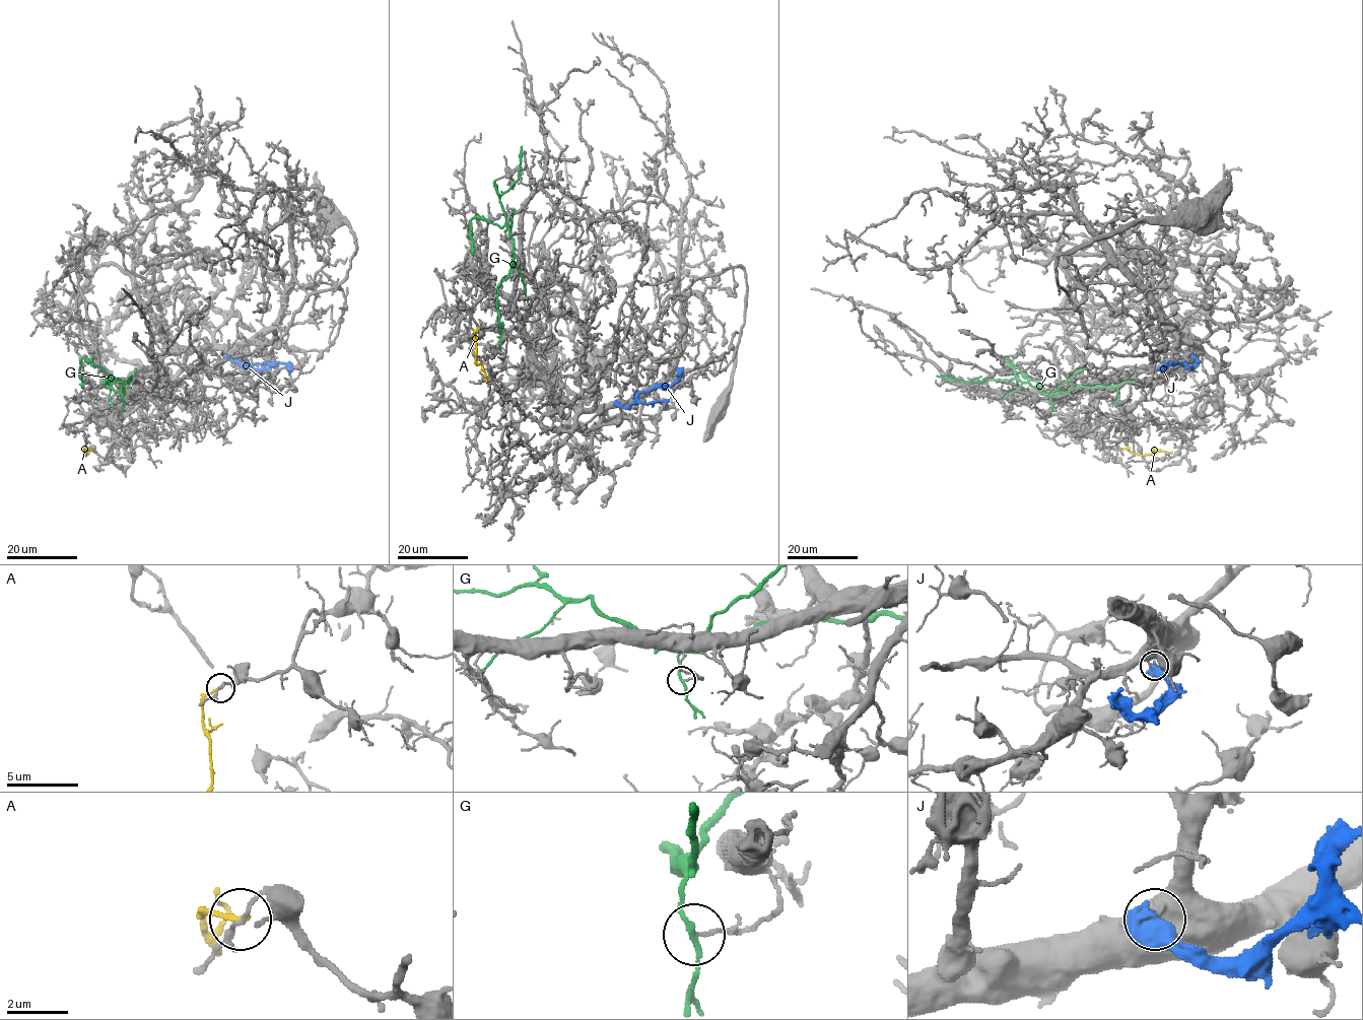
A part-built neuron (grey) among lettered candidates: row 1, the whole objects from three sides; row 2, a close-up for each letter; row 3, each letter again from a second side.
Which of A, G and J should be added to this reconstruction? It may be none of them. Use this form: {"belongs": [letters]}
{"belongs": []}

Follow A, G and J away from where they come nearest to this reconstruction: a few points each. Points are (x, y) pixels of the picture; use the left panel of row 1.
A: (87, 449), (83, 449), (86, 455), (91, 450), (96, 452)
G: (123, 401), (123, 383), (82, 358), (79, 370), (82, 388)
J: (226, 355), (243, 366), (279, 362), (287, 363), (293, 369)

